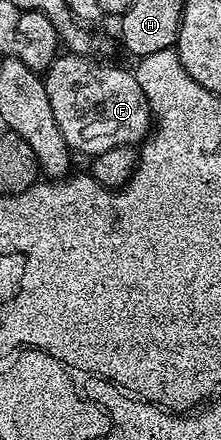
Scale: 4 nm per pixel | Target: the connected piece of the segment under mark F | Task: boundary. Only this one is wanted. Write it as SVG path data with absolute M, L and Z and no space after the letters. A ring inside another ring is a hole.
M60 54L43 76L45 94L49 94L49 106L53 106L53 118L57 118L65 142L76 153L88 152L91 158L105 150L113 150L113 146L142 145L153 127L153 117L134 71L130 67L118 68L115 64L102 64L91 58L87 54Z

